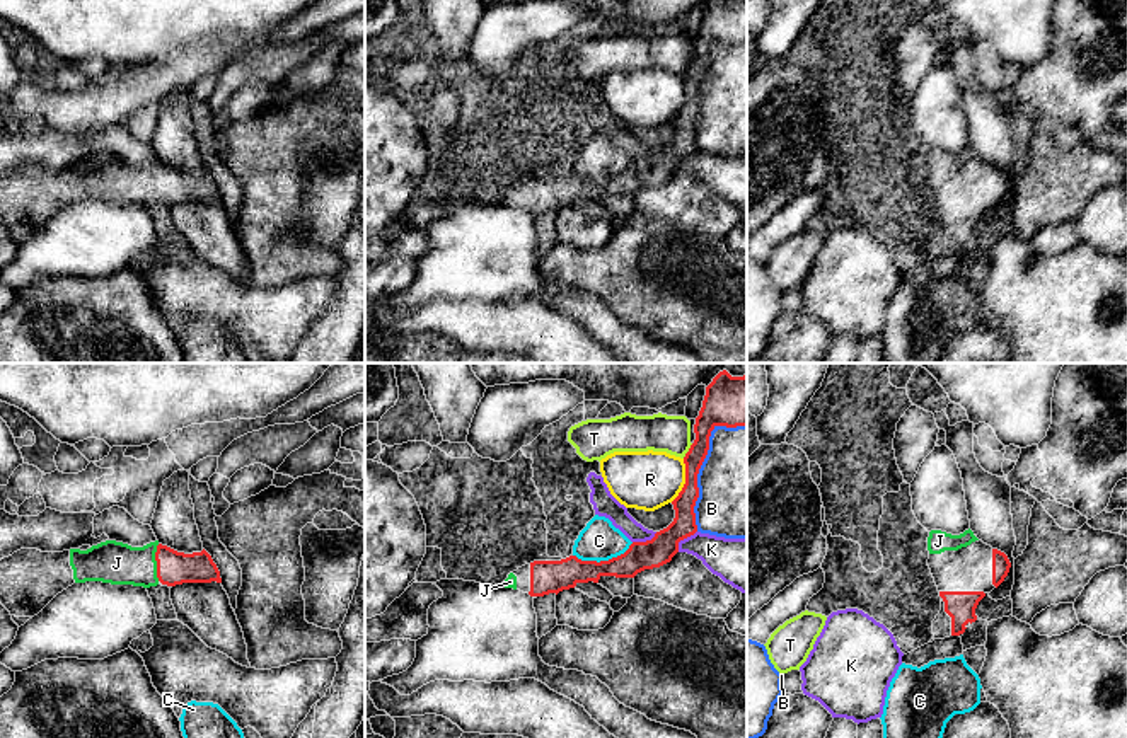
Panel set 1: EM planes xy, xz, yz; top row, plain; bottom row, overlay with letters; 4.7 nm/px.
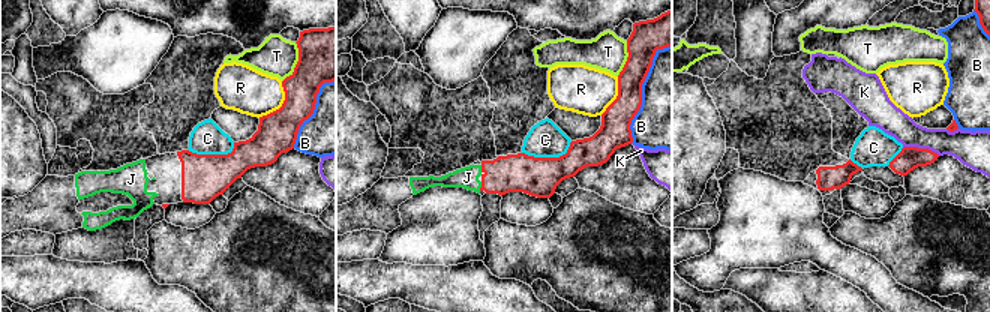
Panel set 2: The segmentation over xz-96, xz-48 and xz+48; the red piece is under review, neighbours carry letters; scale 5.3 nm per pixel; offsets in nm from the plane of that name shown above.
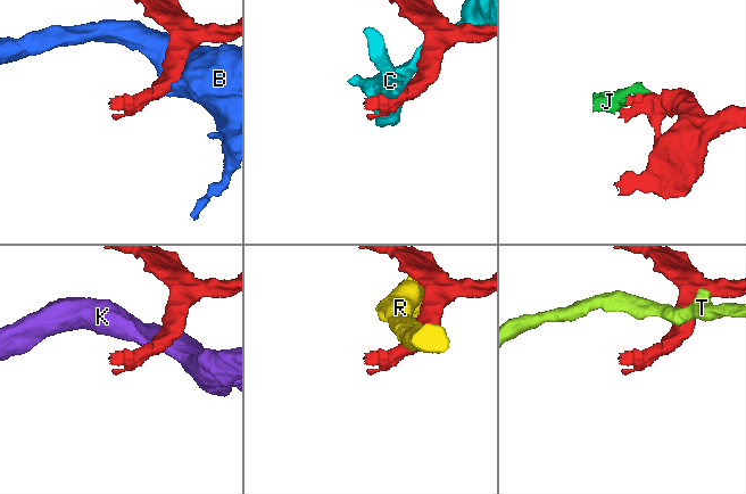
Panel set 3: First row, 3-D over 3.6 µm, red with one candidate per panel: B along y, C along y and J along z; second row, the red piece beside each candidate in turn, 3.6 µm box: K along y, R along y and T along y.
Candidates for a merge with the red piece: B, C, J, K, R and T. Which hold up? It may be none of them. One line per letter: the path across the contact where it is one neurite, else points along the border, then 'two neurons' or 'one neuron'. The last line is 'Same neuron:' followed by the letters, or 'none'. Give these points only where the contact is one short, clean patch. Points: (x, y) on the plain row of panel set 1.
B: two neurons
C: two neurons
J: one neuron
K: two neurons
R: border along xz (684, 77), (684, 104), (670, 120); two neurons
T: border along xz (693, 62), (682, 75); two neurons
Same neuron: J

